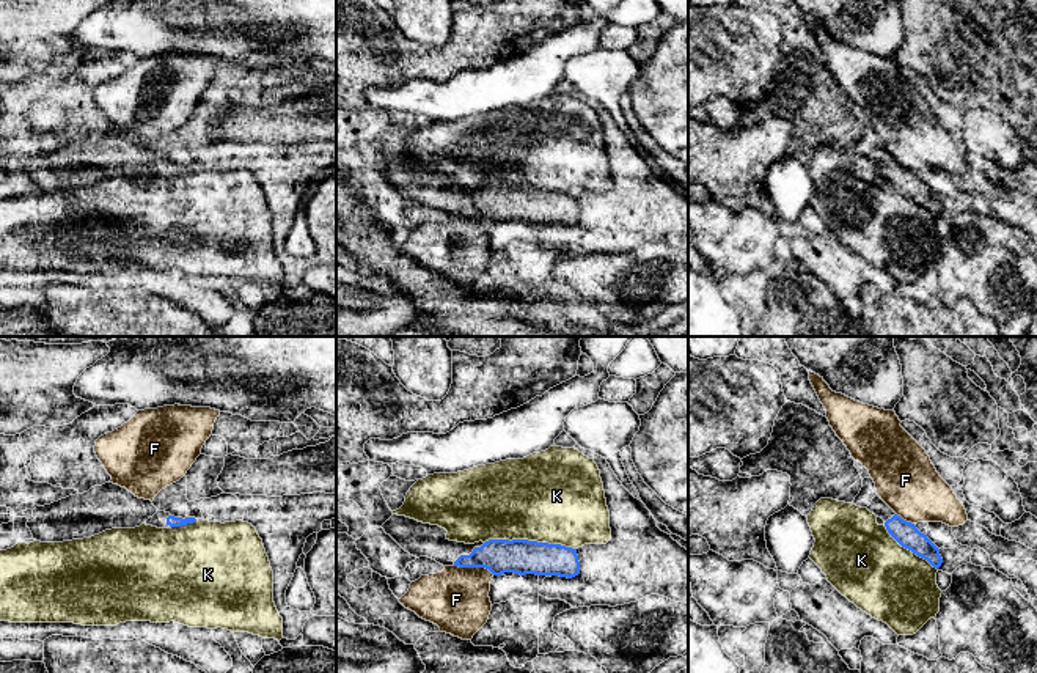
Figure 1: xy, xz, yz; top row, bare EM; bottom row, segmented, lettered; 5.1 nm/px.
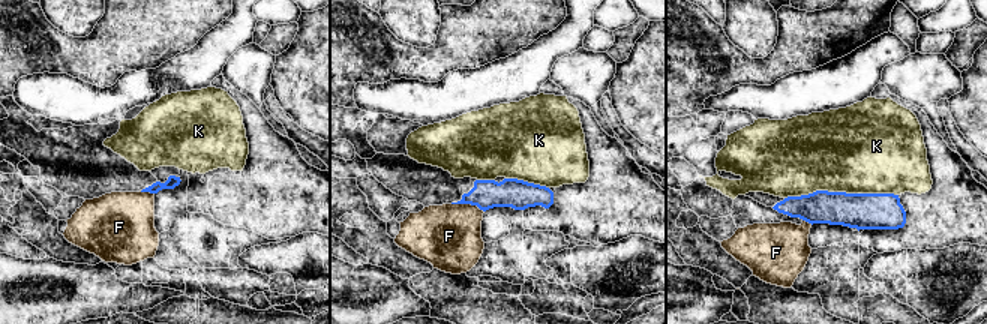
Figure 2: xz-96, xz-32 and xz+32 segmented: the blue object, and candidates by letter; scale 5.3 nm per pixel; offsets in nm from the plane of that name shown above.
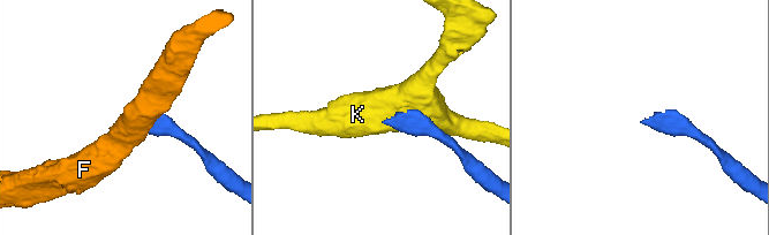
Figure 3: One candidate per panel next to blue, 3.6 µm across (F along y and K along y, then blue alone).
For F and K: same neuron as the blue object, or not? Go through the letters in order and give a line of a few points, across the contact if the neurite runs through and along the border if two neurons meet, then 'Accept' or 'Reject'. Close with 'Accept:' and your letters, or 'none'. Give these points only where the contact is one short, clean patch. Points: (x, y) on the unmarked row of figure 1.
F: Line: xz (454, 213), (484, 214), (494, 222). Reject
K: Reject
Accept: none

